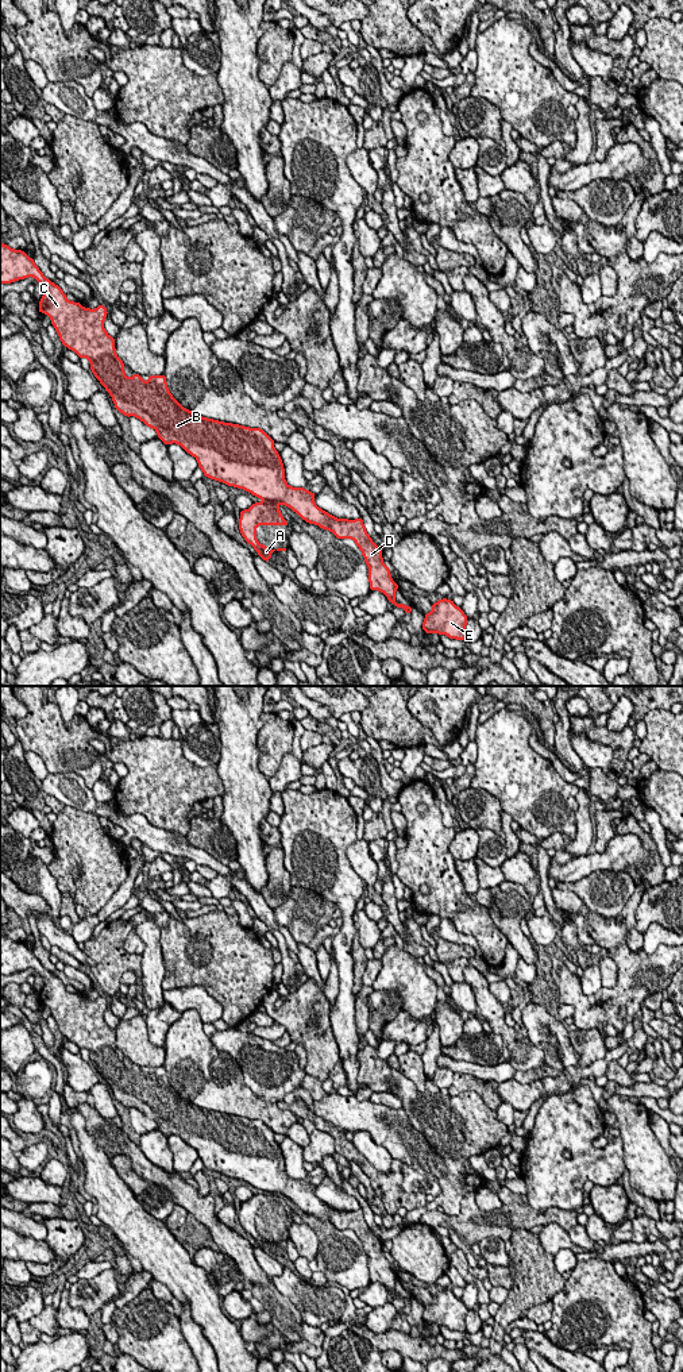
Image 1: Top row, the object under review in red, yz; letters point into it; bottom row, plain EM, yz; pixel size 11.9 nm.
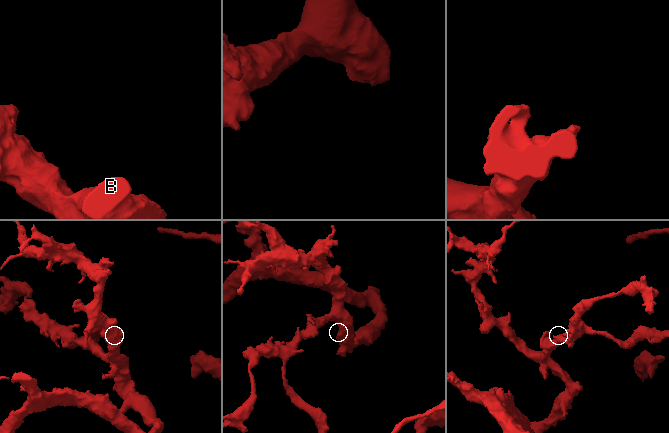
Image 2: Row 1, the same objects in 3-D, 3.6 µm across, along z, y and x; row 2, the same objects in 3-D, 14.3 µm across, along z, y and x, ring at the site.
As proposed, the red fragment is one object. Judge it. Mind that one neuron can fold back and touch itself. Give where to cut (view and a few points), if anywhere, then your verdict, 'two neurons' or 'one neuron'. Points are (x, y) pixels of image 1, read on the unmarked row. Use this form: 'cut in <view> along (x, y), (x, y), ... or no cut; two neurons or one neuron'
cut in yz along (265, 1191), (278, 1194); two neurons

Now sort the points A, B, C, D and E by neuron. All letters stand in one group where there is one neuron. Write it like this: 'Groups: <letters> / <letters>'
Groups: A / B C D E

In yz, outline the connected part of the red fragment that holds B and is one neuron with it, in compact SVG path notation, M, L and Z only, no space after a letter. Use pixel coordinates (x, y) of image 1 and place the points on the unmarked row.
M1 934L0 974L11 975L27 968L34 968L43 978L43 988L39 993L38 1002L50 1007L51 1015L65 1038L74 1043L80 1049L89 1051L90 1061L111 1086L119 1103L127 1109L135 1107L147 1118L154 1119L166 1137L180 1136L197 1151L198 1159L205 1168L228 1178L244 1180L266 1194L286 1196L306 1214L331 1222L337 1230L352 1230L368 1257L370 1282L382 1283L395 1299L402 1299L405 1304L412 1306L412 1298L395 1294L395 1282L400 1276L391 1271L389 1257L383 1256L382 1241L368 1228L362 1209L356 1211L336 1210L315 1195L315 1184L304 1179L289 1178L285 1172L282 1151L274 1140L274 1132L263 1121L223 1114L190 1103L171 1087L163 1065L150 1067L147 1074L136 1064L128 1070L124 1064L123 1052L116 1047L115 1030L104 1021L107 999L100 995L96 1001L89 1001L84 999L81 994L69 993L63 982L42 966L32 949L26 947L23 941L13 941Z

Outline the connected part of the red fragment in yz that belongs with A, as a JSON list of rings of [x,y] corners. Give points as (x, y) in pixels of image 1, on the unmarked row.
[[[254,1194],[251,1199],[240,1202],[239,1221],[242,1228],[265,1253],[269,1253],[275,1241],[270,1241],[256,1232],[258,1217],[289,1217],[289,1213],[283,1210],[278,1194]]]

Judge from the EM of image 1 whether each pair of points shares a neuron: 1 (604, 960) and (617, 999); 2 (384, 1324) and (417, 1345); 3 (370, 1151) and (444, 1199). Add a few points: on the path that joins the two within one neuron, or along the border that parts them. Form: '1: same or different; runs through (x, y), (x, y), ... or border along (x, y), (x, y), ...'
1: different; border along (606, 955), (617, 967), (617, 983), (612, 989)
2: different; border along (392, 1328), (379, 1333), (371, 1332)
3: different; border along (370, 1135), (393, 1157)

